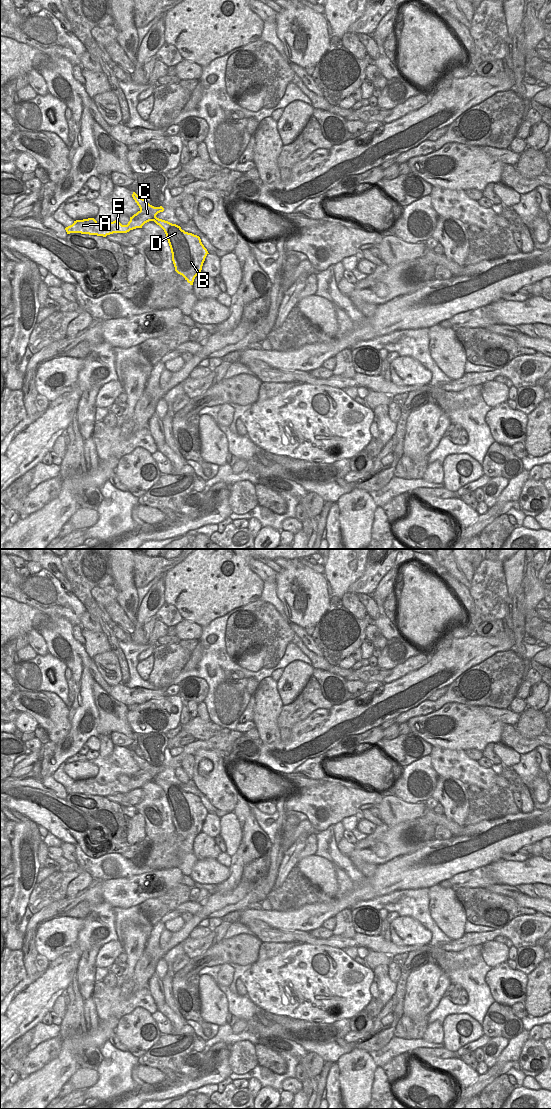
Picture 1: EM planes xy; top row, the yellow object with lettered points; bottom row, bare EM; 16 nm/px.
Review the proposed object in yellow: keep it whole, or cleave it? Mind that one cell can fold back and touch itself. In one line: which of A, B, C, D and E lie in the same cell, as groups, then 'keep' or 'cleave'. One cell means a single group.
A C E / B D; cleave

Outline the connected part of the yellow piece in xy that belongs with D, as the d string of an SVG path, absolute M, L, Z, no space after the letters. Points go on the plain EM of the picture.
M154 774L153 781L165 792L175 831L193 845L195 837L201 833L203 823L209 814L199 796L185 792L180 786L159 779Z

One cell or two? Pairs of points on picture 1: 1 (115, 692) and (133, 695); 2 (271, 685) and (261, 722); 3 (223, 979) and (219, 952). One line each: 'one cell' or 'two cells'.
1: one cell
2: one cell
3: two cells

